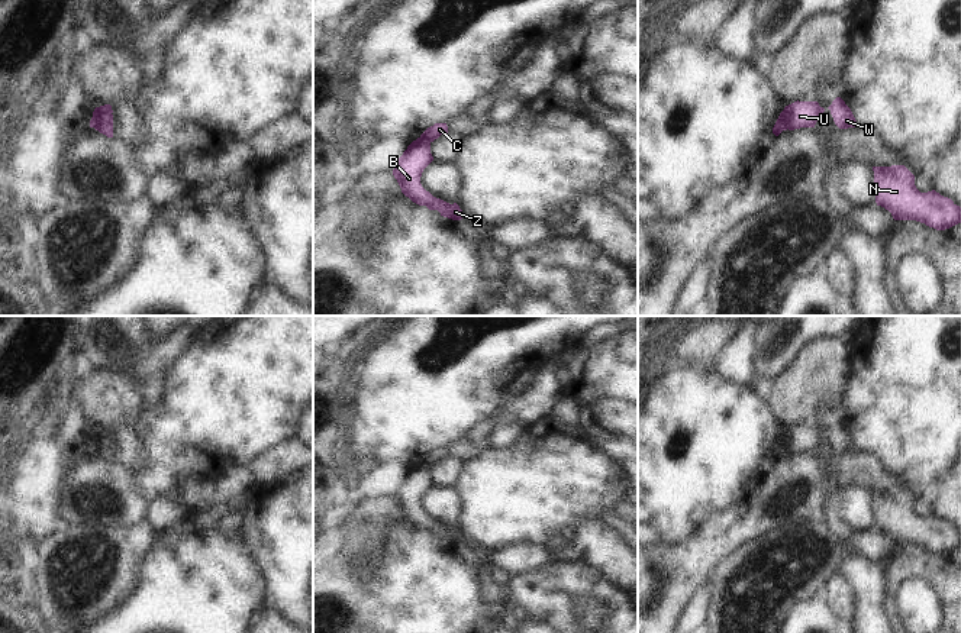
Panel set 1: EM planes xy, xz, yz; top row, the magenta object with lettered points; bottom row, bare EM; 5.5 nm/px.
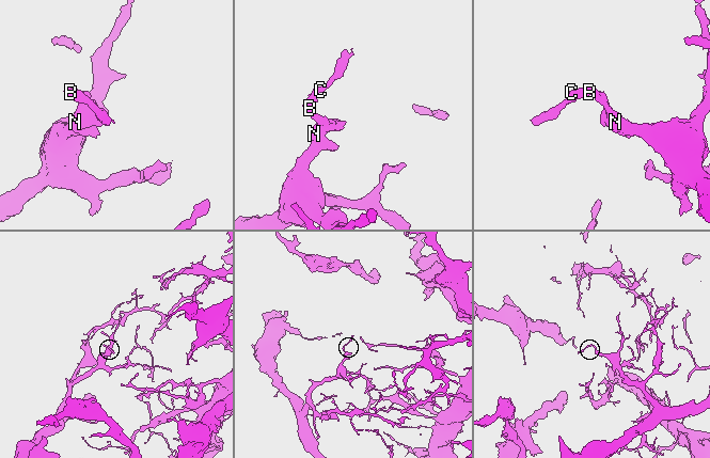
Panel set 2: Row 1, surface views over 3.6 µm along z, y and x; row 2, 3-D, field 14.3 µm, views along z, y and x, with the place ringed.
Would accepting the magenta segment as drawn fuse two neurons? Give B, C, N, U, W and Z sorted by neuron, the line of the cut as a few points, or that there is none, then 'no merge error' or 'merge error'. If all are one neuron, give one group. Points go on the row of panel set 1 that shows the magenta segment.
B N U W Z / C | yz (783, 110), (787, 128) | merge error

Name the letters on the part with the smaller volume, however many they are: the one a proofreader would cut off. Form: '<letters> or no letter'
C

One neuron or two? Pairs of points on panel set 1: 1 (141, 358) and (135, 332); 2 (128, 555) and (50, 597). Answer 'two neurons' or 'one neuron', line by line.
1: one neuron
2: one neuron

